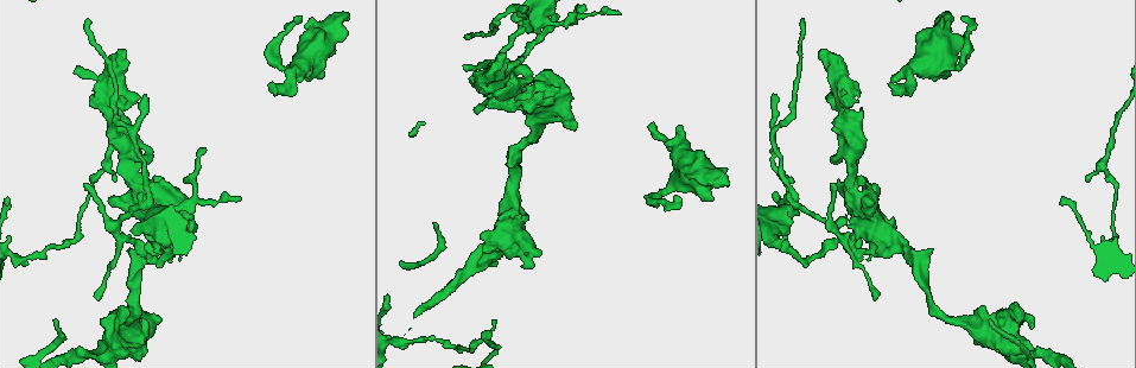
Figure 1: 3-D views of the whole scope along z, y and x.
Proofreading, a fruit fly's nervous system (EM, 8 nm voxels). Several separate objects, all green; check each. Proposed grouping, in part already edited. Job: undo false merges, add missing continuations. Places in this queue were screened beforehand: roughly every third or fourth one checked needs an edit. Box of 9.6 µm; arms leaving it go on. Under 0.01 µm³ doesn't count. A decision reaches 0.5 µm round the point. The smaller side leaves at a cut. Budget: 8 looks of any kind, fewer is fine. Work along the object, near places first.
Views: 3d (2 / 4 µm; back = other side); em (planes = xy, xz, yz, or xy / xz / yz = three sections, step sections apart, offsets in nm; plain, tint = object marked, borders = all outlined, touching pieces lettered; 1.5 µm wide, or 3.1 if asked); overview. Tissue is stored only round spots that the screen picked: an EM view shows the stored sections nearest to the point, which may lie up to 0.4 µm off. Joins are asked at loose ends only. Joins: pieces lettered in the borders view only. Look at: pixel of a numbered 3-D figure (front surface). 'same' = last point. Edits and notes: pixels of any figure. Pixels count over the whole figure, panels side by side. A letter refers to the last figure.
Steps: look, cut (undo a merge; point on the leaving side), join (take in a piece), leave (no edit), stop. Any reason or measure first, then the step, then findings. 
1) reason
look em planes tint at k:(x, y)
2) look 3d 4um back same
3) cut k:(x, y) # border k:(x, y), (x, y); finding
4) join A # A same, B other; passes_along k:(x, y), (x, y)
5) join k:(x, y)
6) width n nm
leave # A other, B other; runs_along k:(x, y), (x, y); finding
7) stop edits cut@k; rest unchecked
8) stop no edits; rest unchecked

an open end
look 3d 4um at 1:(829, 94)

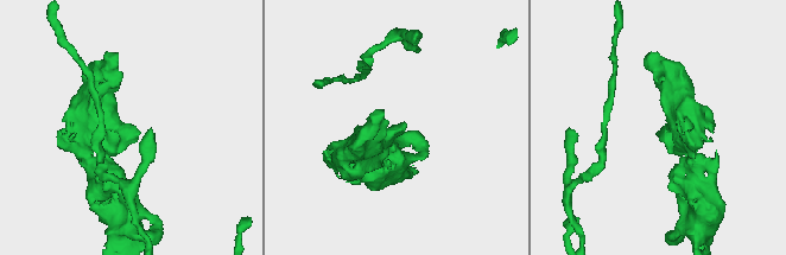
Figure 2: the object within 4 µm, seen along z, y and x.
need the tissue
look em planes borders at 2:(661, 133)

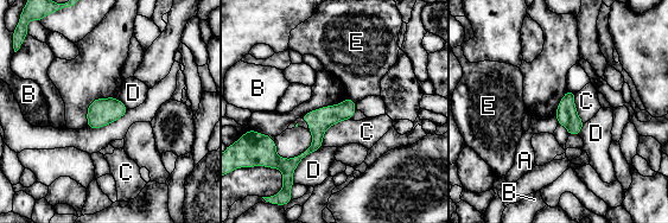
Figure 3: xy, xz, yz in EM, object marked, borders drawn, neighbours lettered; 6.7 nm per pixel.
longest_contact D 300 nm
leave # A other, B other, C other, D other, E other; border 3:(554, 116), (559, 123); none of them fits

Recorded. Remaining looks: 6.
tapers out
look 3d 4um at 1:(778, 198)

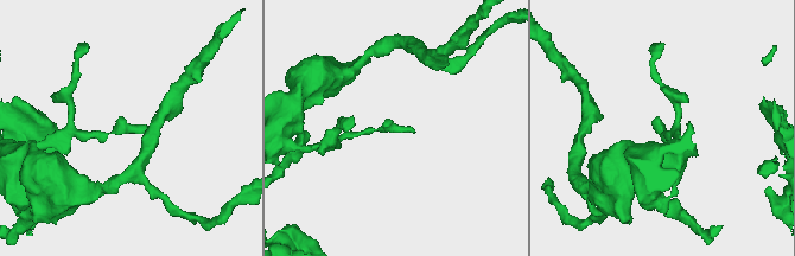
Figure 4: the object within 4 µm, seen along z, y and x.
now the EM
look em planes borders at 4:(412, 130)

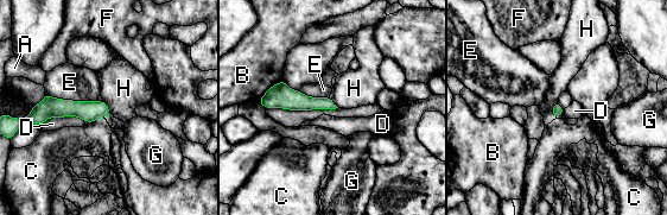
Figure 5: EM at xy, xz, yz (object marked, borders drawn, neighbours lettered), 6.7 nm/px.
width 80 nm; longest_contact E 340 nm
join G # A other, B other, C other, D other, E other, F other, G same, H other; the neuron continues

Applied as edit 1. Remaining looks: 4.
stop edits join@5; rest unchecked

